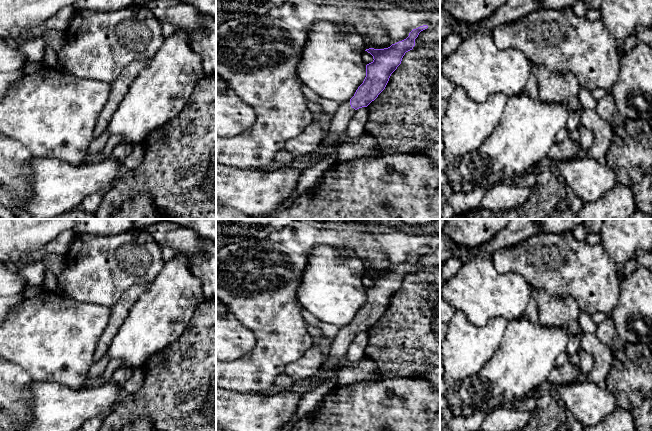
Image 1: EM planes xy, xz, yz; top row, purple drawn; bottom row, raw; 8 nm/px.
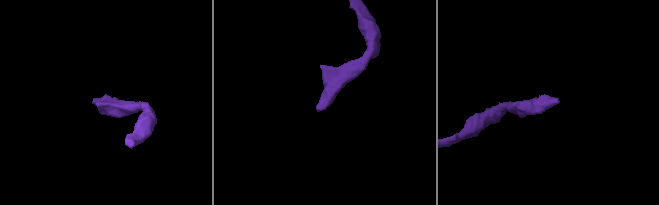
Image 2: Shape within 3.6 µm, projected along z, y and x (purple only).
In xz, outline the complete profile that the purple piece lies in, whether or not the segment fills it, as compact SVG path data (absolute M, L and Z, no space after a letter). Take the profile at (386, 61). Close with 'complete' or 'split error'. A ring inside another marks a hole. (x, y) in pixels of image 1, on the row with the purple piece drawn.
M423 25L413 29L406 39L388 48L365 50L373 56L374 60L366 65L366 77L354 96L348 102L341 104L332 115L329 131L325 134L320 148L333 147L346 139L347 126L355 111L367 107L385 89L391 74L401 64L405 53L413 49L415 39L427 28L427 25Z; split error

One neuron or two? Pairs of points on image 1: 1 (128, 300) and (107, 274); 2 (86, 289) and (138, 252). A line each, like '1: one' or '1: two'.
1: two
2: one

